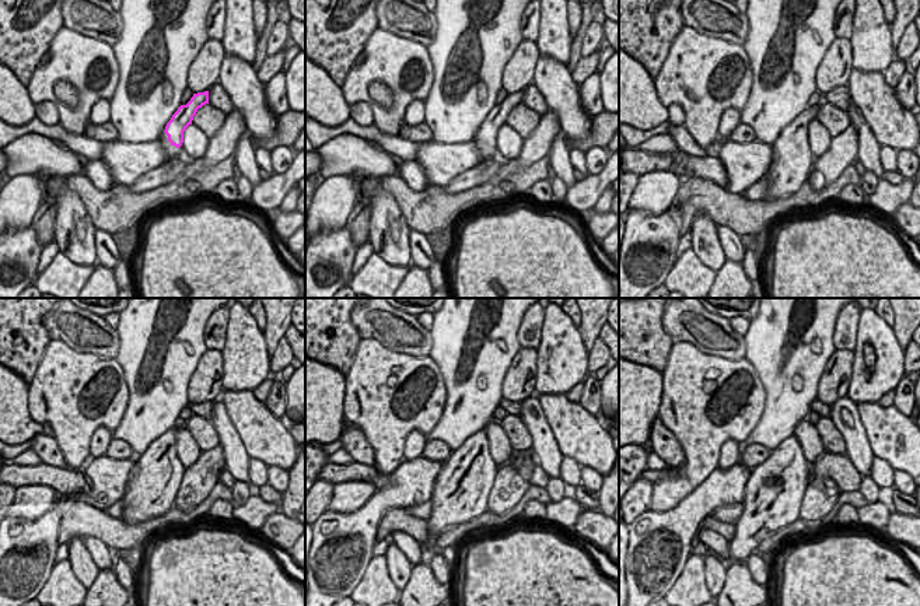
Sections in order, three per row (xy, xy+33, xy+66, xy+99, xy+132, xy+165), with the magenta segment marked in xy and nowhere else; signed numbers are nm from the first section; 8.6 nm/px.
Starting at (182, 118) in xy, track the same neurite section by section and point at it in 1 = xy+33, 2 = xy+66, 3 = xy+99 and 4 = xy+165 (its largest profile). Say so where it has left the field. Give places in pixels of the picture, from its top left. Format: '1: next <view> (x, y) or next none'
1: next xy+33 (489, 130)
2: next xy+66 (796, 160)
3: next xy+99 (153, 491)
4: next xy+165 (775, 490)

